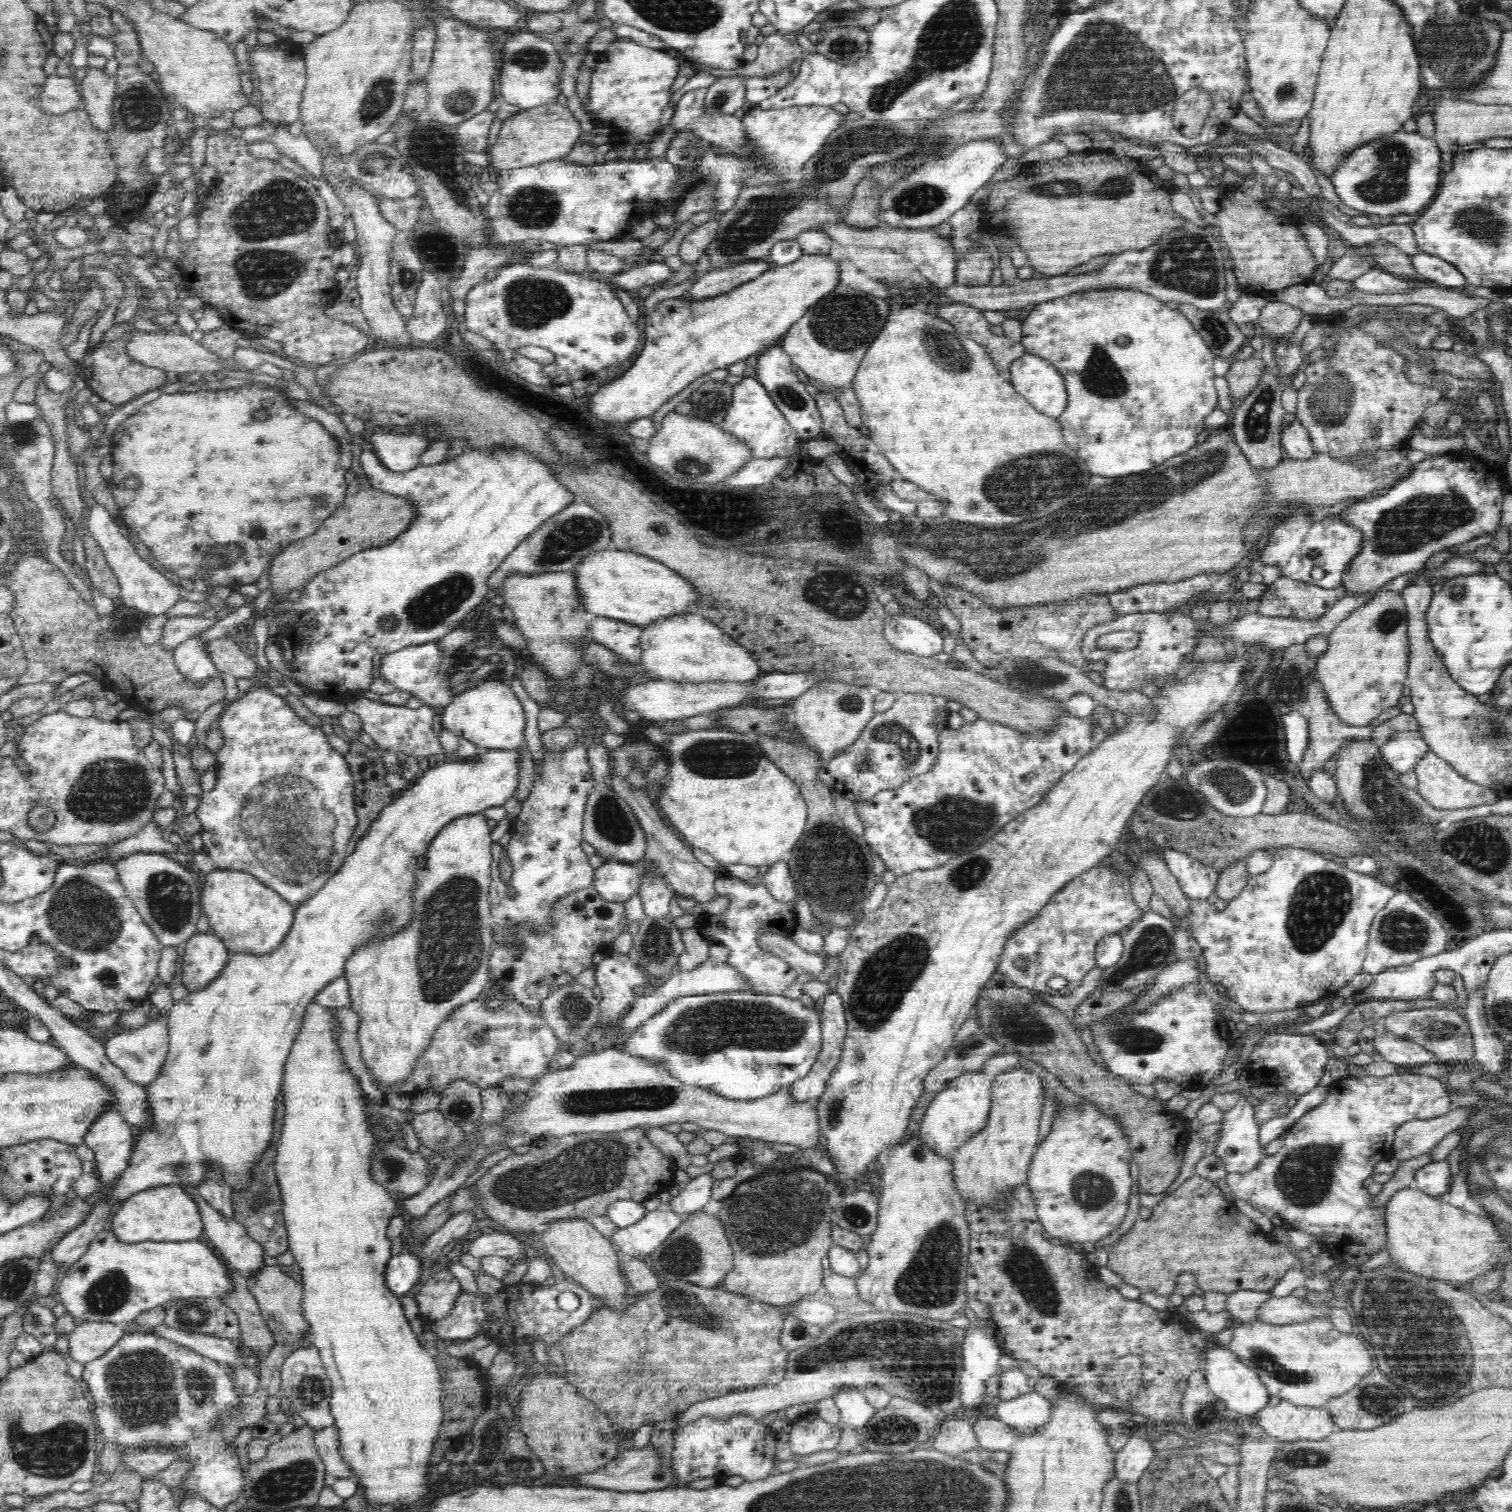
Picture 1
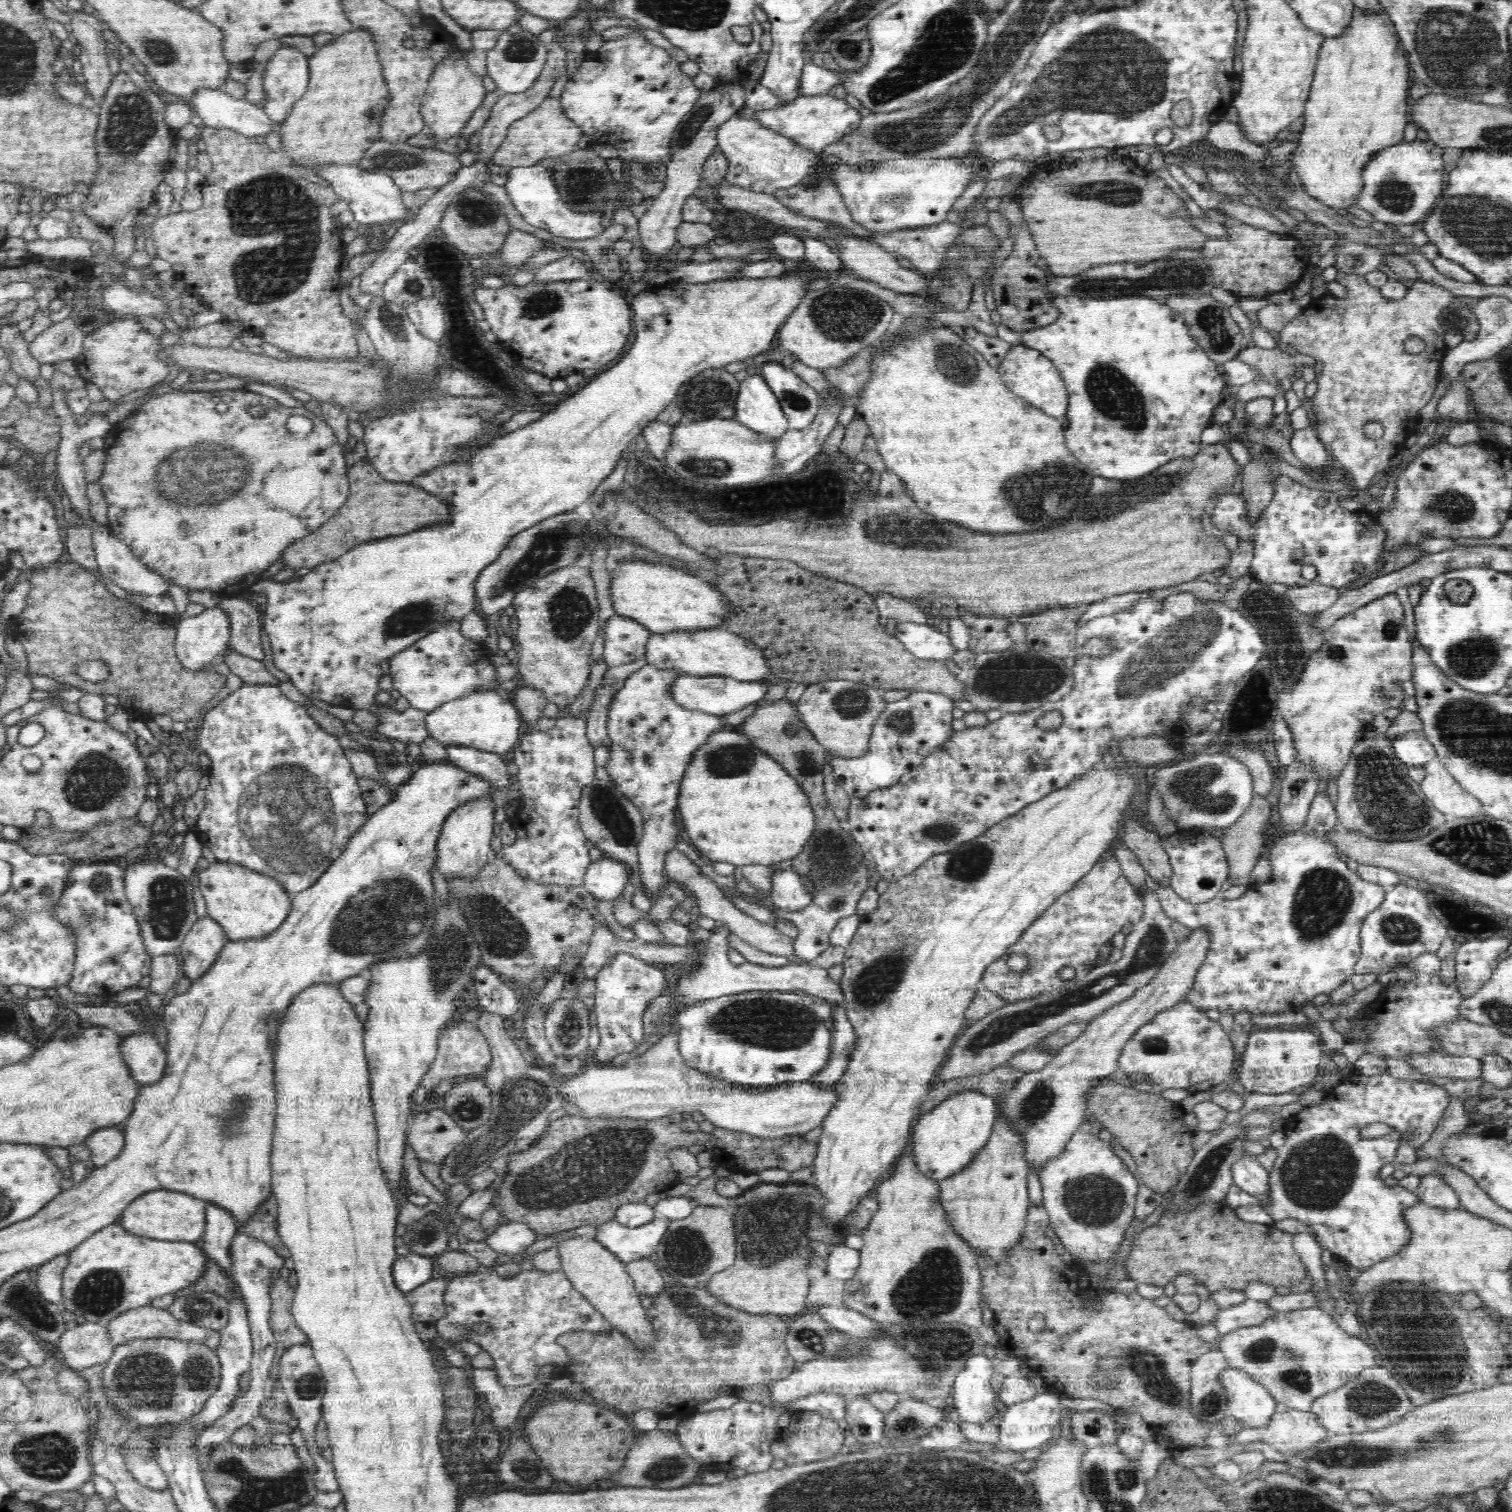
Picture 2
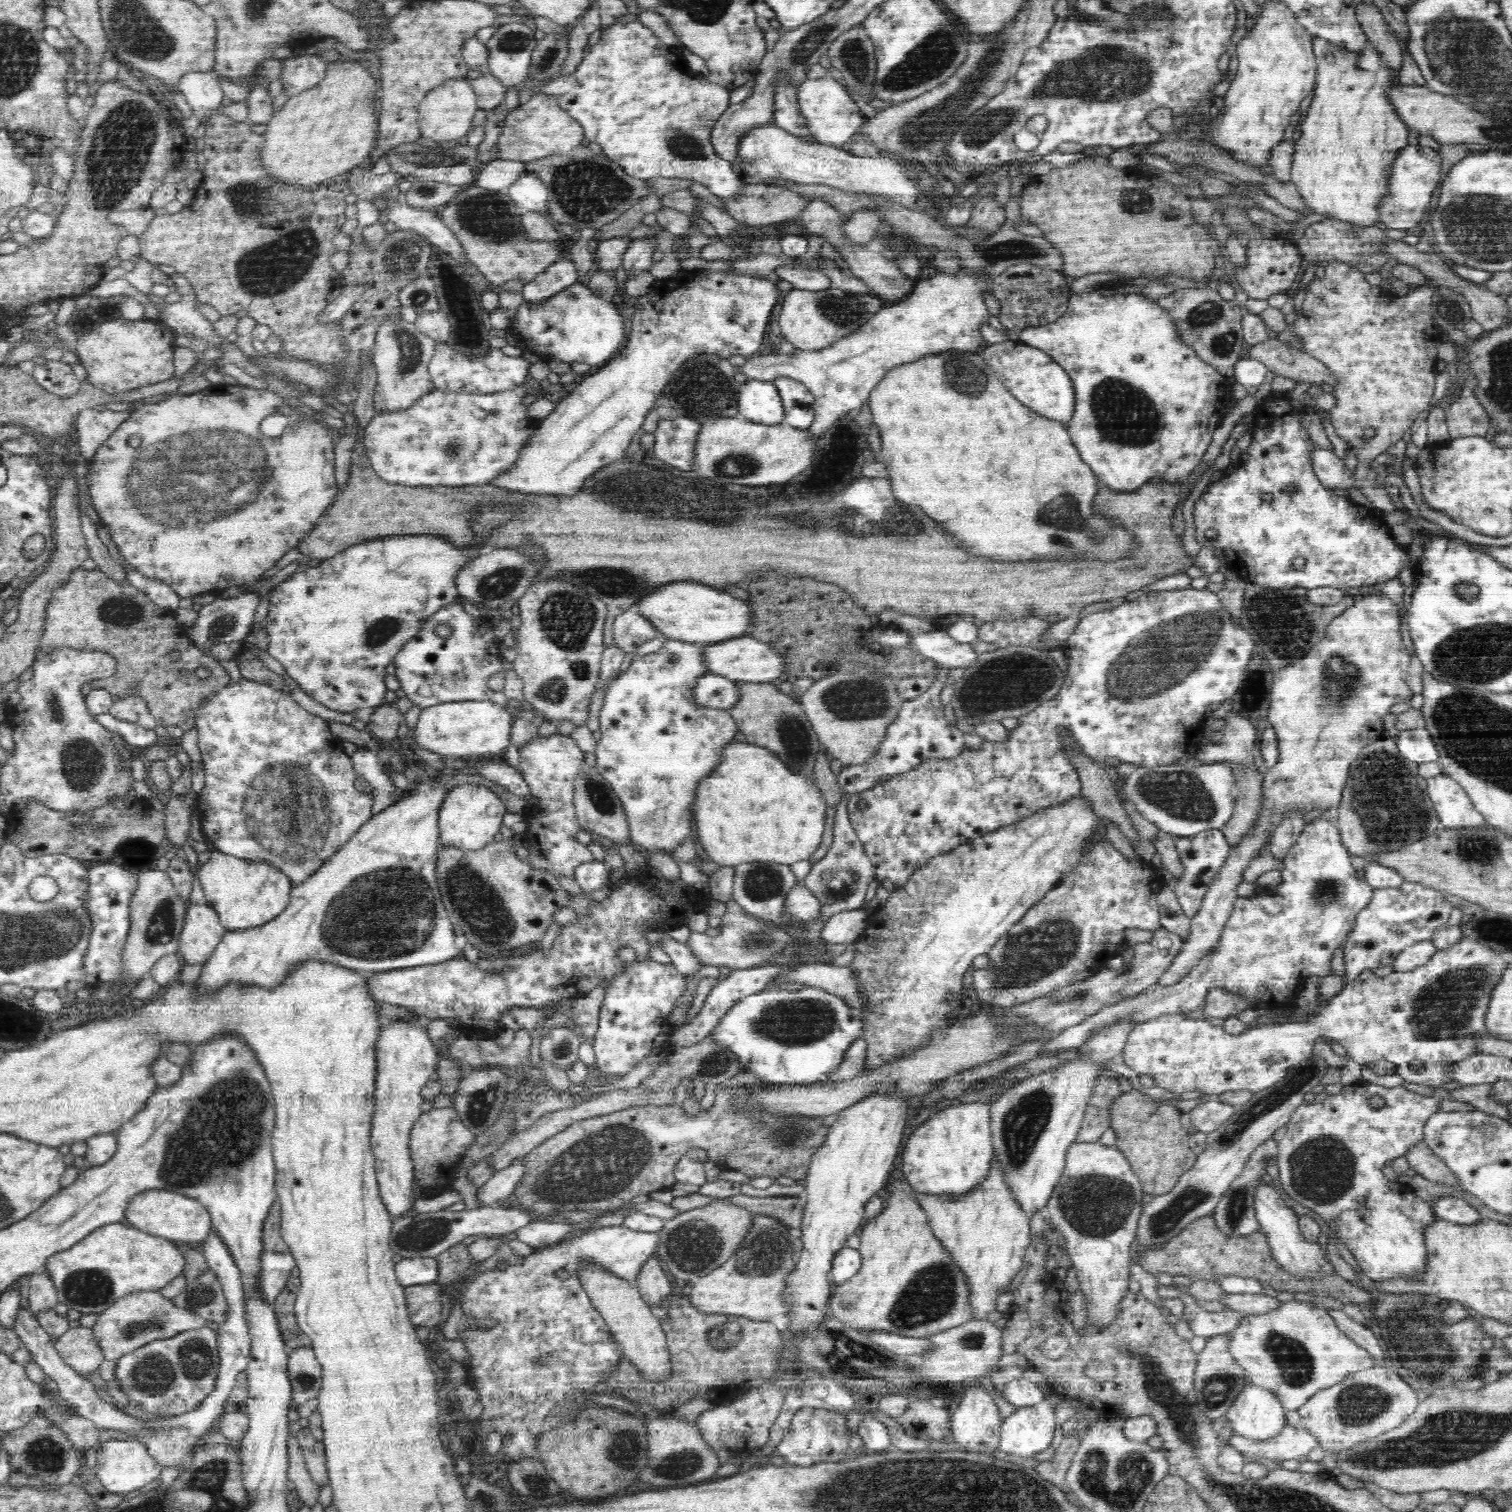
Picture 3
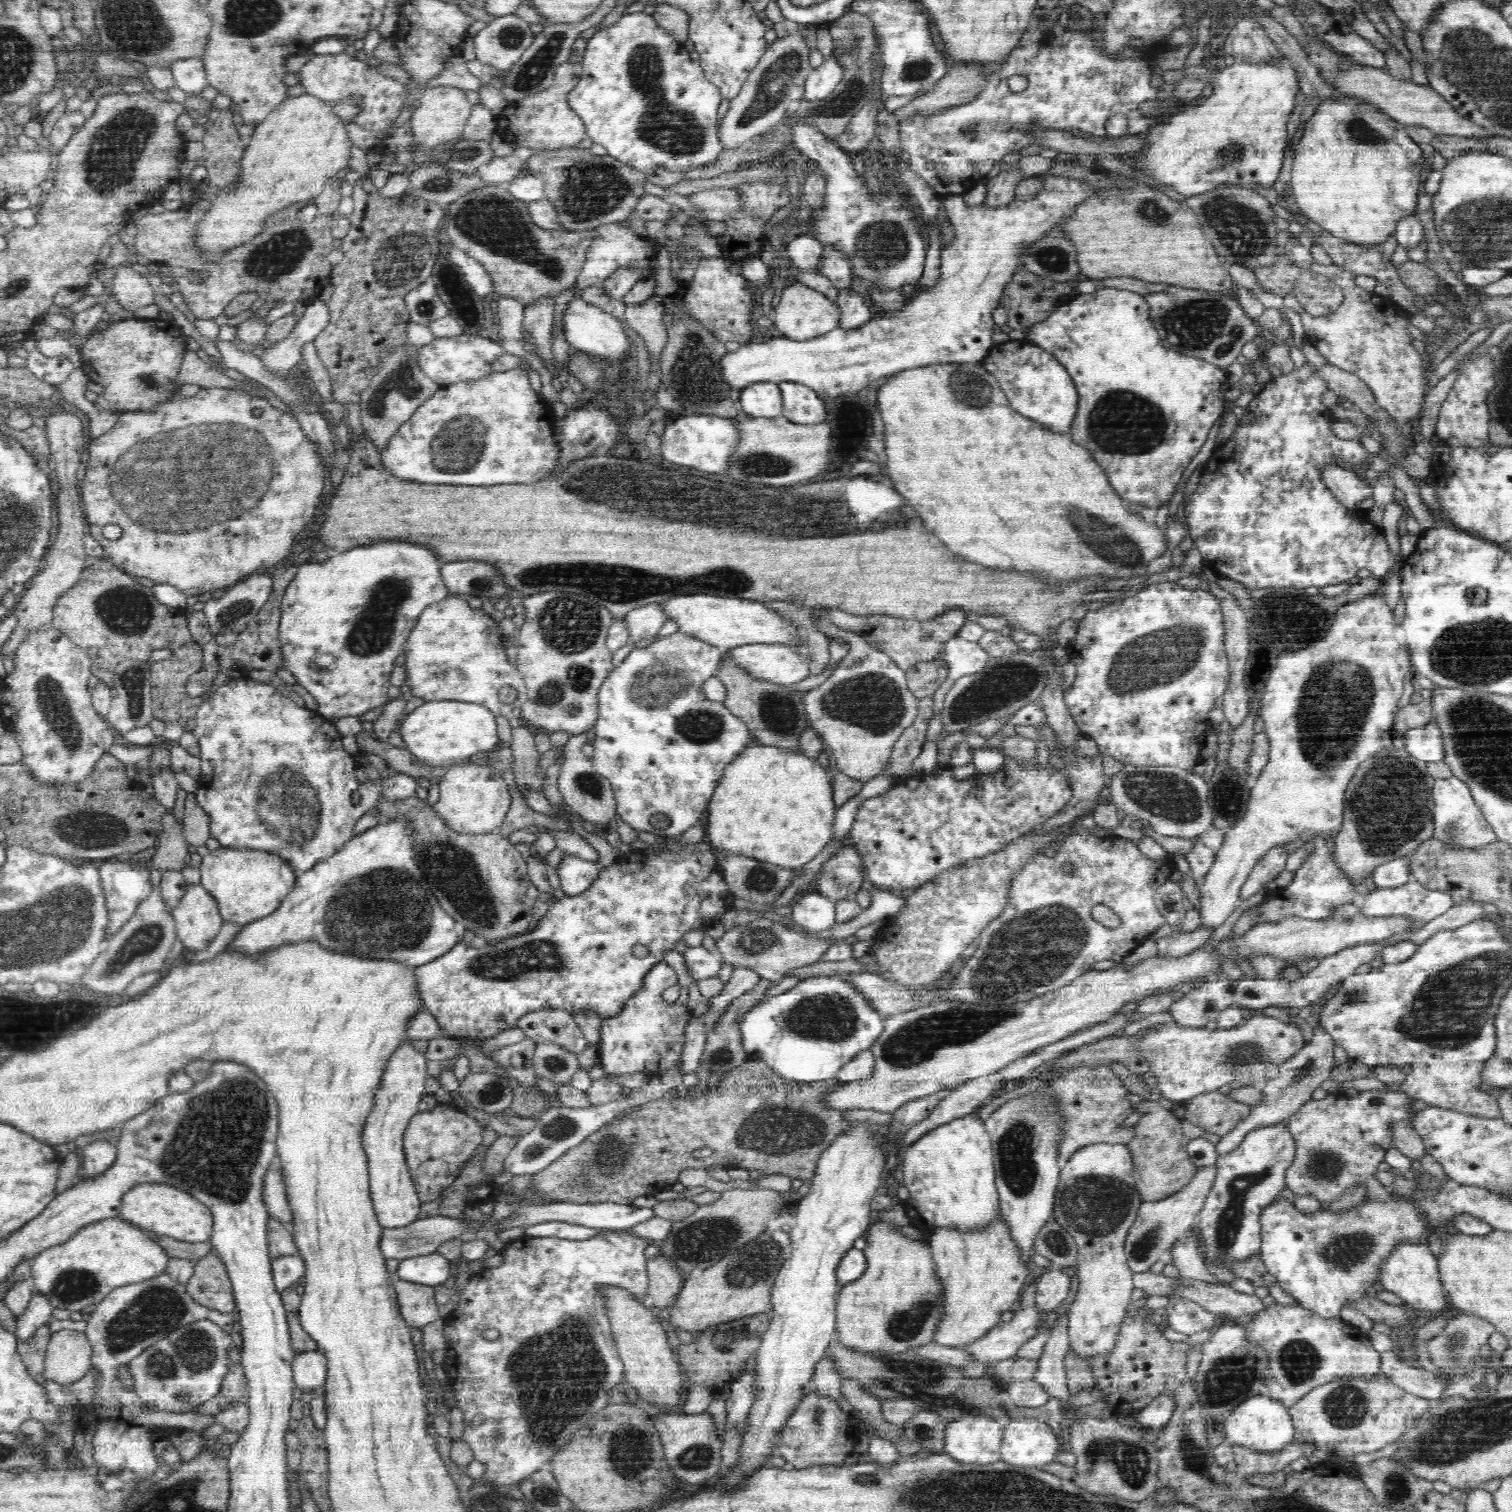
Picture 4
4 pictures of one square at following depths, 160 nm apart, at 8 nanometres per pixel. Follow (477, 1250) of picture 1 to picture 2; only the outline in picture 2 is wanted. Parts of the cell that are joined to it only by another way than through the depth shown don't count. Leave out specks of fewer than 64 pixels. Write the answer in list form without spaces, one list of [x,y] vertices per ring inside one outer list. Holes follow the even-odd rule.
[[[501,1221],[495,1229],[488,1232],[485,1241],[499,1255],[514,1255],[528,1250],[538,1237],[526,1223]]]

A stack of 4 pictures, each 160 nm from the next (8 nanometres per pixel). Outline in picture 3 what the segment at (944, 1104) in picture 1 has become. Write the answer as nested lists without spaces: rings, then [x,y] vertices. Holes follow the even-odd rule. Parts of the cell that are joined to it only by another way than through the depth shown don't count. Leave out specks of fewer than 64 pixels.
[[[989,1102],[958,1103],[931,1114],[916,1126],[902,1154],[906,1181],[920,1194],[960,1198],[979,1187],[991,1170],[994,1154]]]

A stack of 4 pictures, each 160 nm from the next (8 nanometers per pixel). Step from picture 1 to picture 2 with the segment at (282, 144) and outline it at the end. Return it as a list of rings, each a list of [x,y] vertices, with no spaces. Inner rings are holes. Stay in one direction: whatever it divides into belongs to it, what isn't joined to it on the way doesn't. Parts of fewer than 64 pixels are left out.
[[[202,88],[194,92],[194,98],[190,100],[194,113],[198,114],[202,119],[204,126],[213,128],[228,128],[234,130],[246,138],[256,139],[259,136],[267,137],[270,132],[274,131],[280,134],[280,124],[272,121],[263,109],[265,98],[257,104],[252,104],[243,99],[236,99],[226,93],[223,88],[216,88],[210,90],[209,88]],[[333,164],[326,167],[314,167],[313,171],[332,185],[336,196],[348,203],[349,209],[355,216],[354,226],[356,228],[363,228],[373,223],[387,226],[387,223],[394,219],[402,219],[403,223],[415,219],[415,215],[411,214],[404,206],[401,190],[397,187],[390,173],[362,170],[357,164]]]

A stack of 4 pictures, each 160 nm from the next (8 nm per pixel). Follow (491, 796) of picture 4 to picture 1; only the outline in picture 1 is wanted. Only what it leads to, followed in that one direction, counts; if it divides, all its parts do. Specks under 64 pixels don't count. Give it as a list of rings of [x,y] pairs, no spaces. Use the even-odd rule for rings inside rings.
[[[482,812],[478,814],[466,814],[456,818],[444,826],[444,828],[435,836],[435,839],[429,844],[425,852],[427,860],[426,866],[420,868],[416,872],[416,904],[412,908],[412,924],[408,928],[403,928],[404,932],[396,931],[396,936],[388,936],[388,940],[384,940],[384,944],[368,944],[368,948],[360,948],[360,952],[356,952],[356,956],[352,956],[352,960],[348,960],[344,976],[348,981],[350,993],[350,1006],[358,1017],[360,1017],[360,1025],[357,1031],[358,1043],[361,1046],[361,1058],[368,1068],[370,1074],[374,1074],[378,1078],[378,1082],[382,1084],[396,1084],[396,1082],[404,1082],[414,1068],[414,1063],[422,1052],[428,1048],[432,1034],[442,1024],[444,1020],[448,1020],[448,1016],[452,1016],[452,1012],[458,1011],[464,1004],[471,1003],[481,998],[481,993],[490,988],[492,984],[491,972],[489,971],[489,958],[492,955],[495,941],[493,940],[493,927],[491,920],[491,904],[489,901],[489,888],[491,884],[491,864],[492,854],[490,854],[490,846],[494,844],[490,840],[490,828],[486,823],[486,816]]]

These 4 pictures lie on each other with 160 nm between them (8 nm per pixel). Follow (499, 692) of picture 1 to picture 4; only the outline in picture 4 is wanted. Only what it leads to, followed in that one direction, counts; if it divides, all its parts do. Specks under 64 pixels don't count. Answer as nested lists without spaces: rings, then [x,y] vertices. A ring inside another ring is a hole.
[[[432,700],[416,707],[400,722],[405,747],[418,760],[435,767],[446,767],[478,752],[501,747],[496,715],[484,705],[456,700]]]

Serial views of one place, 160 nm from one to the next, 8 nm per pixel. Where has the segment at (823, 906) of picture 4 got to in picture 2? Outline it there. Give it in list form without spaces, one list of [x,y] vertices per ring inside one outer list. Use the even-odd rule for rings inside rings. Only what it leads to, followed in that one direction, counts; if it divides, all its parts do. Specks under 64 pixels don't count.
[[[782,869],[771,876],[770,897],[776,909],[788,911],[802,910],[813,901],[811,889],[793,869]]]

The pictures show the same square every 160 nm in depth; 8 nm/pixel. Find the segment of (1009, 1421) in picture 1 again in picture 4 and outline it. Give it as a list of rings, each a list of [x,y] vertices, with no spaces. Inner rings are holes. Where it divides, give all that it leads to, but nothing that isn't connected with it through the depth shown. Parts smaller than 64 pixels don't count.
[[[1014,1420],[1002,1428],[1001,1461],[1014,1467],[1038,1467],[1054,1462],[1060,1448],[1054,1432],[1040,1420]]]

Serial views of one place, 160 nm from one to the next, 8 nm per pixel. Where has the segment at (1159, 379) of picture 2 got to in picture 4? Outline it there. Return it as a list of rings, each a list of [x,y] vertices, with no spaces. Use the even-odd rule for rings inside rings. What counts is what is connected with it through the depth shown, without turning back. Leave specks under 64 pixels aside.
[[[1097,288],[1093,293],[1082,293],[1074,296],[1068,304],[1062,305],[1057,311],[1048,316],[1046,320],[1031,326],[1029,331],[1025,333],[1025,340],[1043,348],[1046,352],[1051,352],[1056,357],[1056,360],[1059,360],[1060,364],[1063,364],[1070,373],[1079,394],[1079,403],[1069,433],[1072,435],[1072,440],[1076,444],[1083,446],[1091,454],[1092,458],[1096,460],[1097,464],[1100,464],[1102,468],[1112,468],[1112,470],[1104,470],[1104,472],[1106,472],[1106,477],[1110,480],[1110,484],[1112,484],[1112,488],[1114,488],[1118,496],[1133,506],[1142,505],[1151,509],[1158,509],[1167,504],[1176,492],[1183,472],[1191,464],[1192,459],[1197,456],[1204,442],[1206,442],[1210,428],[1214,426],[1214,422],[1225,412],[1224,405],[1227,400],[1224,396],[1226,396],[1226,392],[1230,390],[1231,386],[1226,369],[1218,368],[1215,364],[1210,364],[1208,361],[1195,360],[1193,357],[1184,356],[1184,353],[1164,348],[1164,344],[1160,344],[1156,328],[1152,328],[1152,320],[1148,320],[1148,306],[1144,304],[1144,298],[1140,294],[1134,294],[1134,292],[1128,292],[1128,290]]]

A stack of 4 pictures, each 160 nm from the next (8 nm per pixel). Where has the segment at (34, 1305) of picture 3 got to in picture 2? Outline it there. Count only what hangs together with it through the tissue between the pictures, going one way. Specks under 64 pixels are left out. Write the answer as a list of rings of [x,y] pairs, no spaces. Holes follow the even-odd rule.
[[[68,1253],[59,1254],[34,1271],[30,1270],[30,1274],[34,1273],[38,1293],[51,1303],[58,1303],[63,1300],[62,1274],[64,1274],[66,1264],[68,1264]]]

